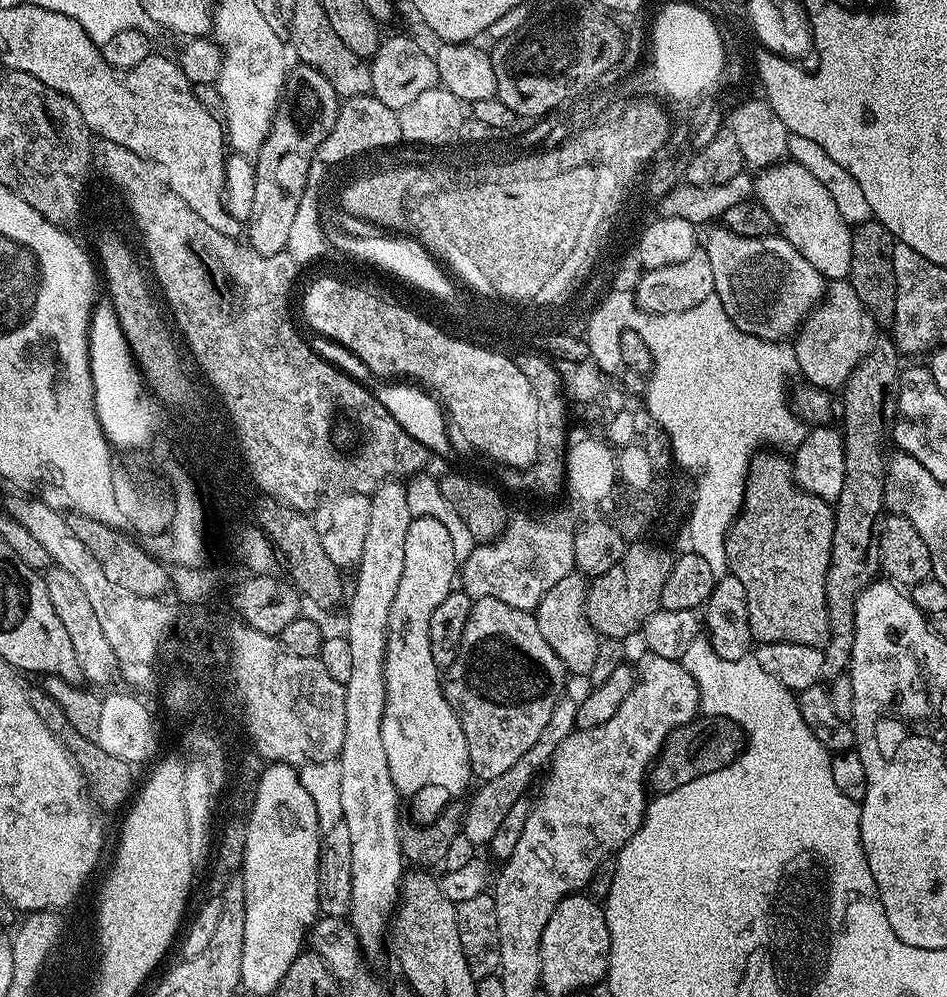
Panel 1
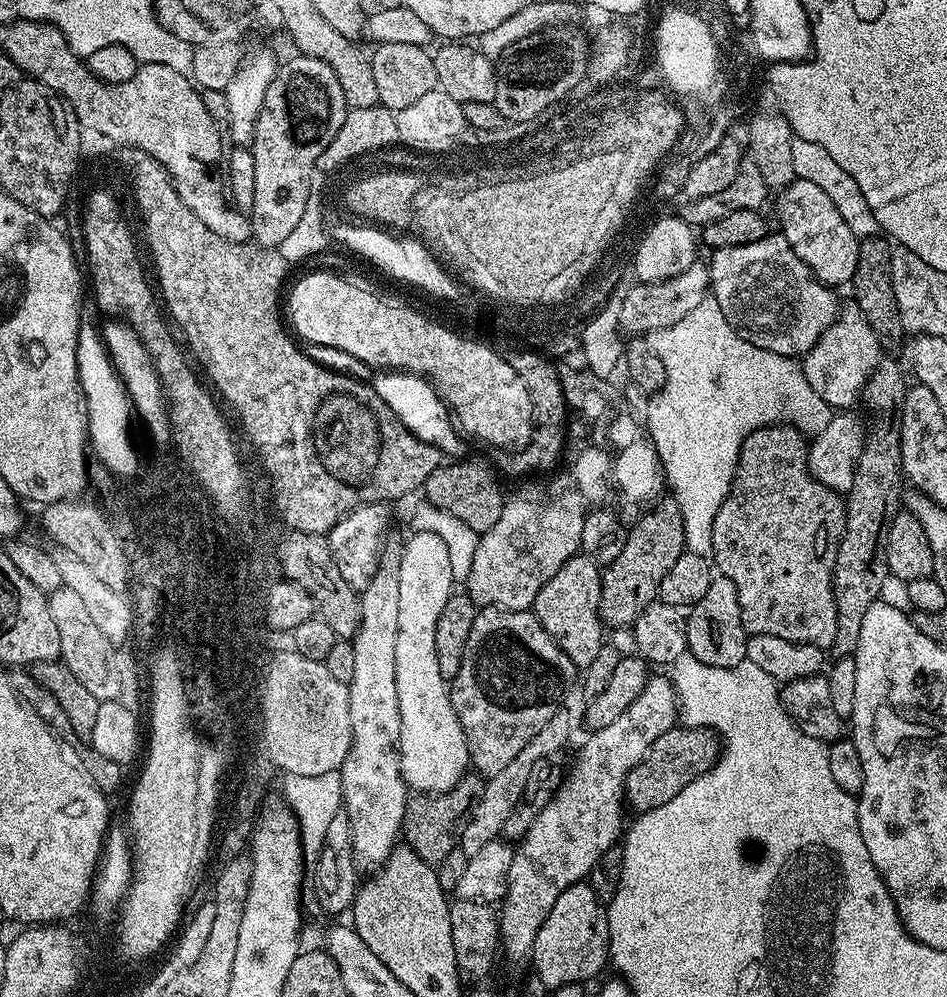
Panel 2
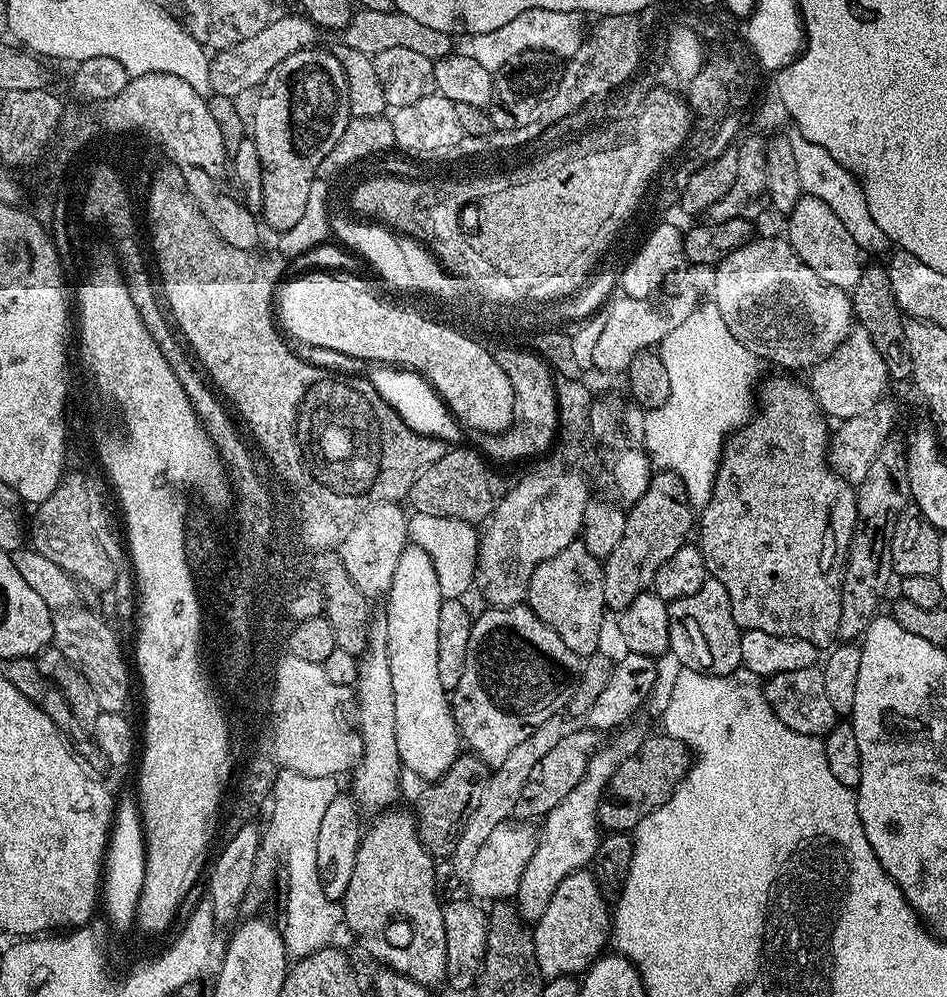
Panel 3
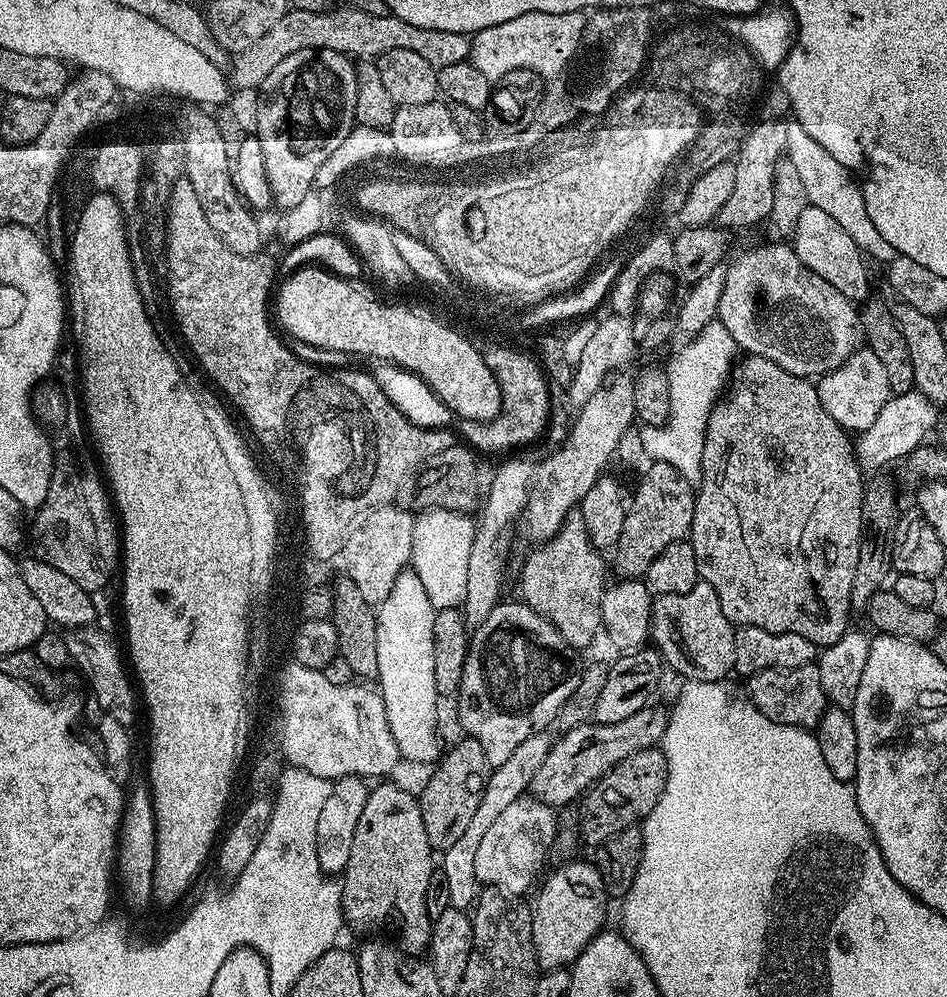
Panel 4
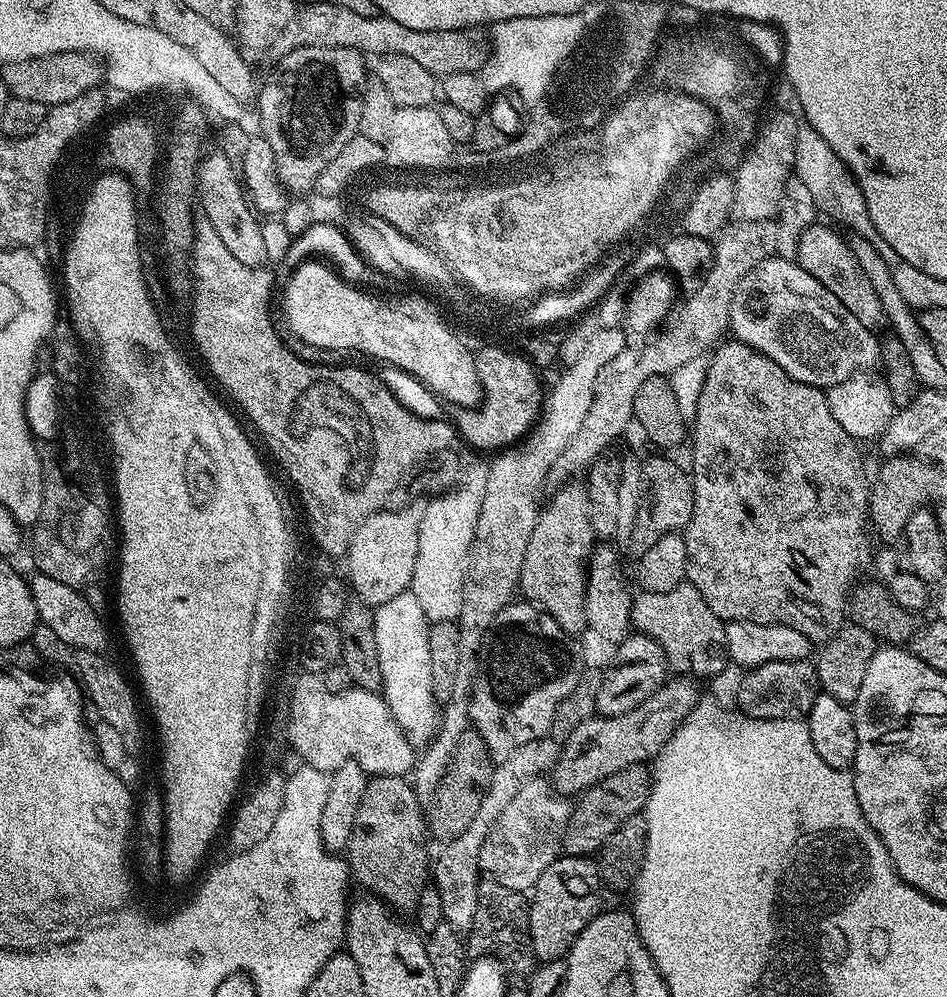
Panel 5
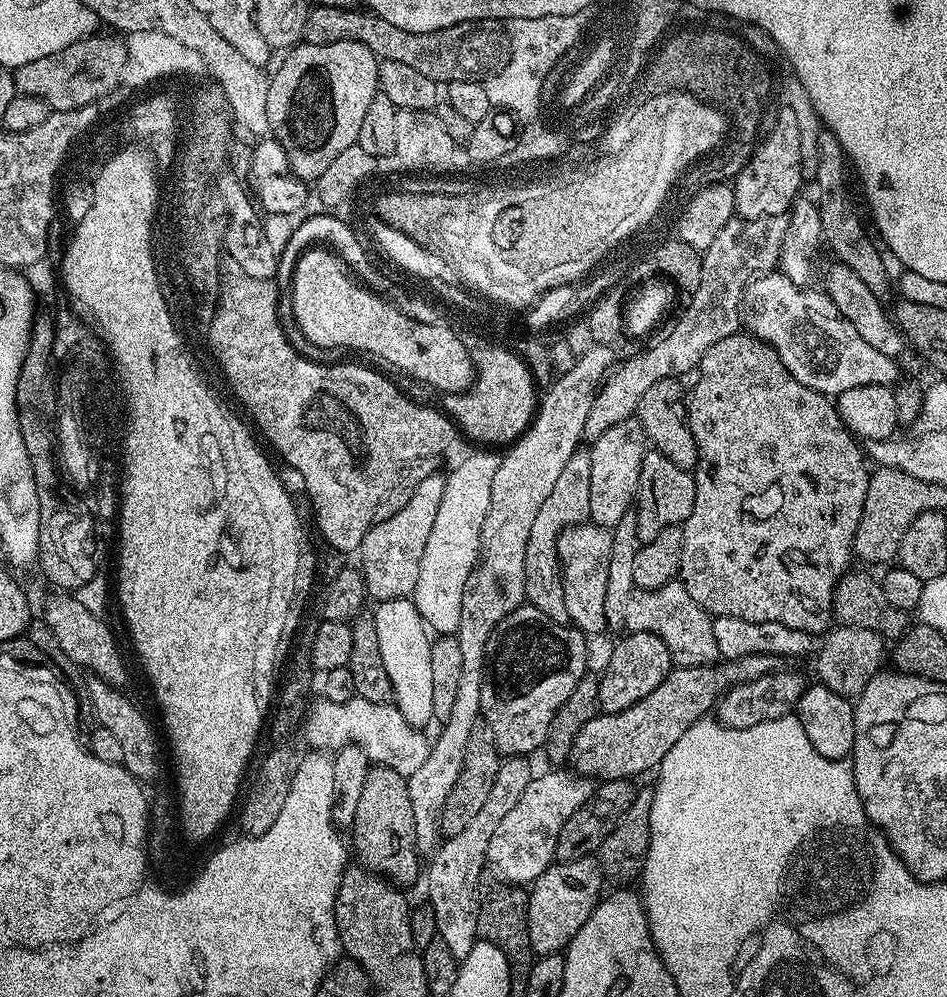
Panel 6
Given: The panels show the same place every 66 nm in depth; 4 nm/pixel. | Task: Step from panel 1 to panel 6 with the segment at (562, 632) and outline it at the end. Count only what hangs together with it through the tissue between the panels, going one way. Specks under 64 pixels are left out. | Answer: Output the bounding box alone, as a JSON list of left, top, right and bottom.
[524,450,590,622]

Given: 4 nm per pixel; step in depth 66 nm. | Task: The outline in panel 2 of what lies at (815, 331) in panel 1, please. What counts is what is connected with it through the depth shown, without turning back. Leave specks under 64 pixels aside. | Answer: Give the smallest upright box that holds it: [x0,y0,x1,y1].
[802,307,882,410]

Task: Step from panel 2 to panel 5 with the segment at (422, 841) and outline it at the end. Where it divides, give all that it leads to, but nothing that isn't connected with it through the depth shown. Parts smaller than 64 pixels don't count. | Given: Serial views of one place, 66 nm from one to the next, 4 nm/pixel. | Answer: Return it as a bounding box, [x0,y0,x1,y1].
[426,730,494,842]

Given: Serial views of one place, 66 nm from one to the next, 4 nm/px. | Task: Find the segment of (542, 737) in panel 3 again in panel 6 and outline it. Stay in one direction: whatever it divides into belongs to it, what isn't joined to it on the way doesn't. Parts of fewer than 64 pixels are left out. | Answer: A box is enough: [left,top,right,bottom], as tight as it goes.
[426,750,550,962]

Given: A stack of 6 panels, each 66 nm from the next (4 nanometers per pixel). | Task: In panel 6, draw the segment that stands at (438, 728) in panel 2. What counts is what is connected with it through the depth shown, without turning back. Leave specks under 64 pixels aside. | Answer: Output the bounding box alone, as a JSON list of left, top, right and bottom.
[375,599,434,729]

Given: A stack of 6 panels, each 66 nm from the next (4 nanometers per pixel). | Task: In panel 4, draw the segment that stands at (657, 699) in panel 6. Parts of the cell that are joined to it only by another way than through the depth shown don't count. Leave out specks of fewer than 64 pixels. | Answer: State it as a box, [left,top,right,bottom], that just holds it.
[531,706,669,810]

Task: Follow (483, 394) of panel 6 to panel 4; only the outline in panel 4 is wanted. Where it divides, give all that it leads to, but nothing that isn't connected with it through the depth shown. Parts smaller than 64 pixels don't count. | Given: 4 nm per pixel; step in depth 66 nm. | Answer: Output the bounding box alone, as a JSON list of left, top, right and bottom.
[459,350,552,453]

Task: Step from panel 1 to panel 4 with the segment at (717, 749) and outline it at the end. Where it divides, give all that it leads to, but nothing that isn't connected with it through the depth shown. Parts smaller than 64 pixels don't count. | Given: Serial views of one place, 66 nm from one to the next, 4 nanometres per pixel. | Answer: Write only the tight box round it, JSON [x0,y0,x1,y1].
[580,747,668,846]

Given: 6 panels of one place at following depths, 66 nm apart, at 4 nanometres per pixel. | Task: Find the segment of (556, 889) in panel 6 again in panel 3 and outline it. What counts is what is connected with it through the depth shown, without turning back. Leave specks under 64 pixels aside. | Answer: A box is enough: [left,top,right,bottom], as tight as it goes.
[532,870,610,978]

